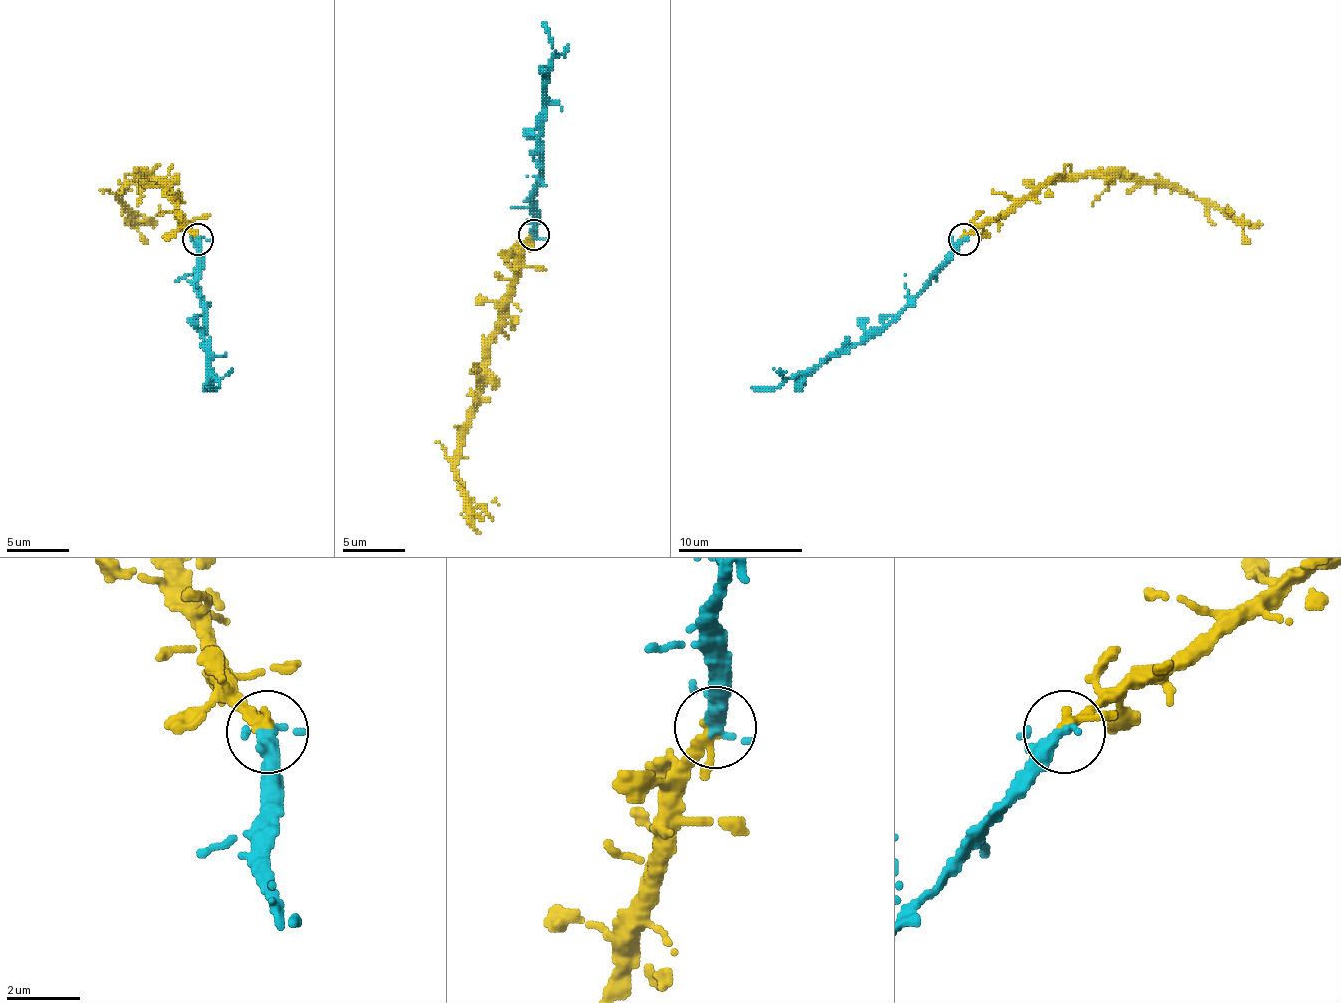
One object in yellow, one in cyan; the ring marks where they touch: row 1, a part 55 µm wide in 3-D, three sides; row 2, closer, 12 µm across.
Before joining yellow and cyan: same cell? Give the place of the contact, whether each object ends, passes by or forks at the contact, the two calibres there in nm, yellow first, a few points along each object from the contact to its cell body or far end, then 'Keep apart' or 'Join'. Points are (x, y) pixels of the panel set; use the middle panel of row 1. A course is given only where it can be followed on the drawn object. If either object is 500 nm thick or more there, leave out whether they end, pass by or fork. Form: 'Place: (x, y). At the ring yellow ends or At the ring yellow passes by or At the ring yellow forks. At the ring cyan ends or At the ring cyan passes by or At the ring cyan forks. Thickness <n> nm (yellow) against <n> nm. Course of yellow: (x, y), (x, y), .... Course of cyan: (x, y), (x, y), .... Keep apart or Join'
Place: (534, 234). At the ring yellow passes by. At the ring cyan ends. Thickness 240 nm (yellow) against 420 nm. Course of yellow: (533, 235), (517, 263), (514, 295), (499, 320), (486, 357), (480, 404), (455, 464), (464, 505), (483, 520). Course of cyan: (533, 235), (542, 85), (555, 50), (542, 22). Join

